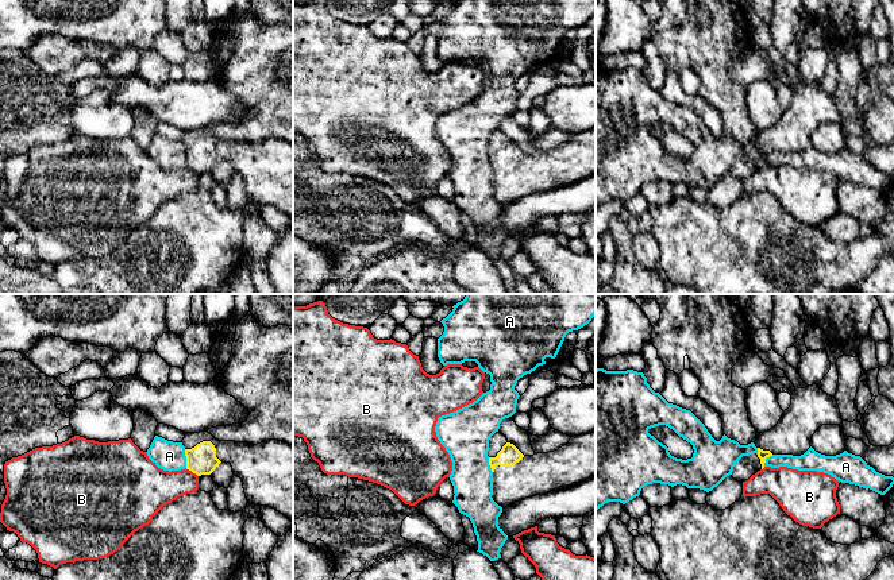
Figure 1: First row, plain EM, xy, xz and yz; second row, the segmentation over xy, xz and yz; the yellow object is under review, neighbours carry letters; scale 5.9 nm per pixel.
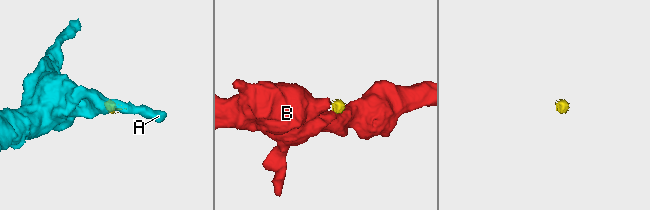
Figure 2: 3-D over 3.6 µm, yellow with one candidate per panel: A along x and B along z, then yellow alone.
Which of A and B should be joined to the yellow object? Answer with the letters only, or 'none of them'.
none of them

